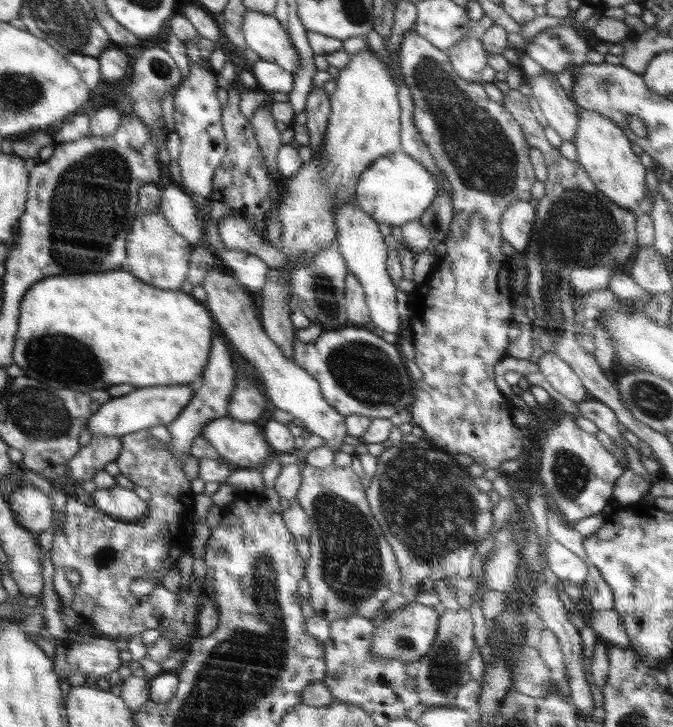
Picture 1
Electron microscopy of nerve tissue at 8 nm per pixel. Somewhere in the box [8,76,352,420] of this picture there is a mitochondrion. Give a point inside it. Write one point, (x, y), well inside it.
(91, 198)

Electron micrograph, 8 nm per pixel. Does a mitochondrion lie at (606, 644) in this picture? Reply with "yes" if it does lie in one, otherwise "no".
no

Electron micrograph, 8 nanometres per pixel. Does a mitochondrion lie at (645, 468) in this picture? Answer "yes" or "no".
no

